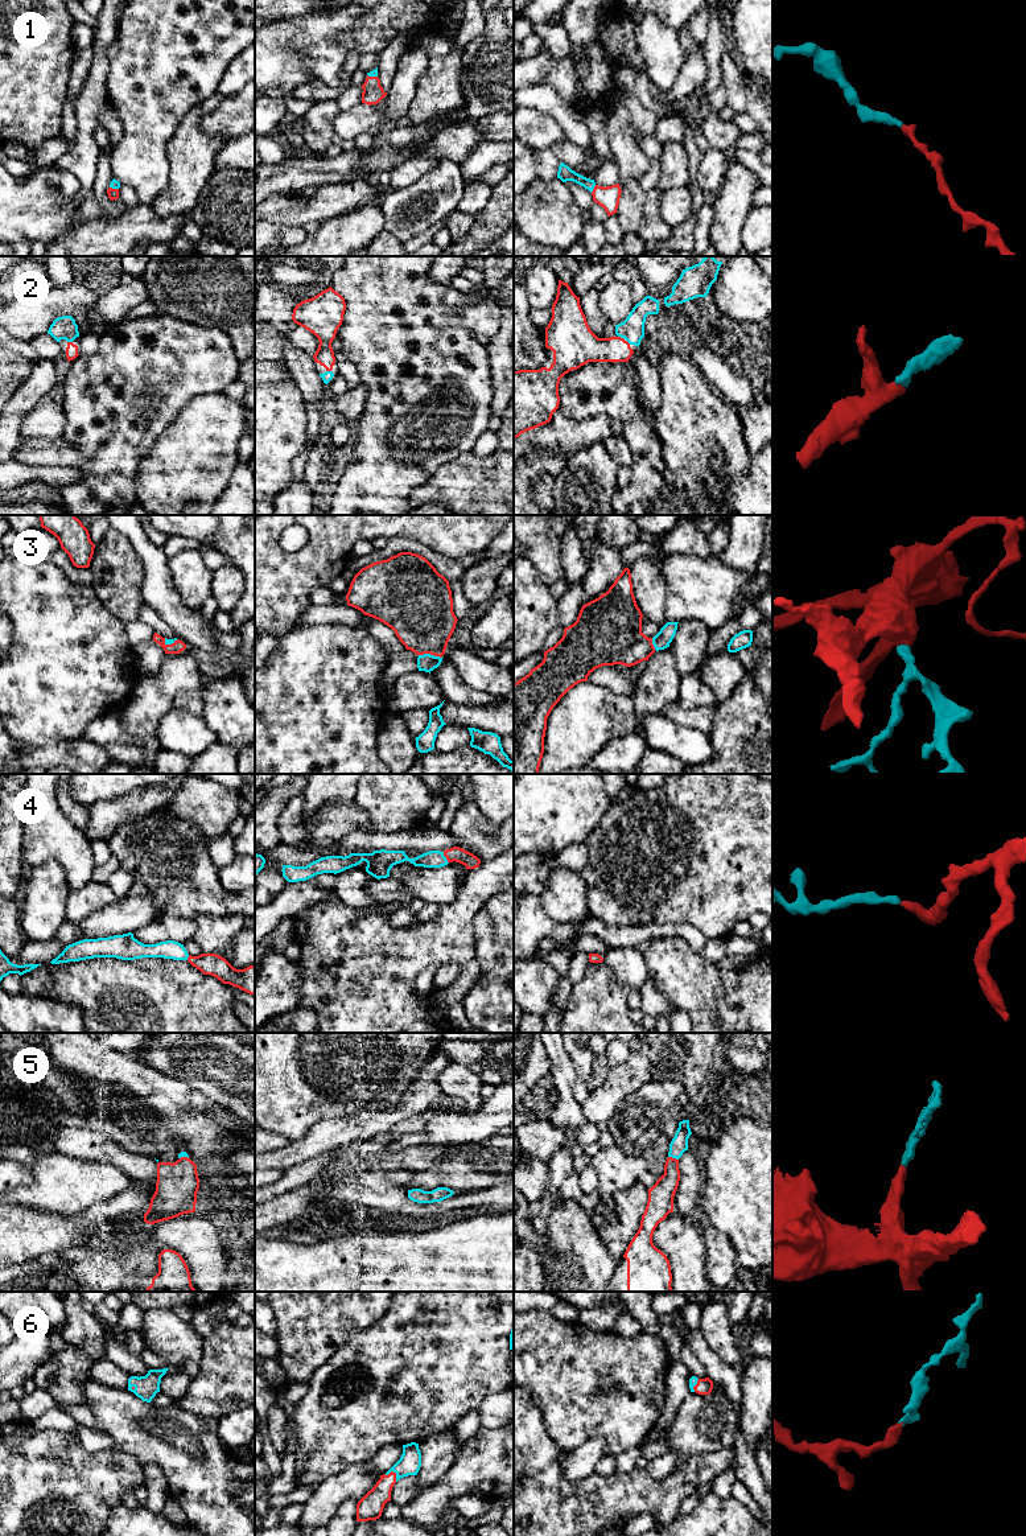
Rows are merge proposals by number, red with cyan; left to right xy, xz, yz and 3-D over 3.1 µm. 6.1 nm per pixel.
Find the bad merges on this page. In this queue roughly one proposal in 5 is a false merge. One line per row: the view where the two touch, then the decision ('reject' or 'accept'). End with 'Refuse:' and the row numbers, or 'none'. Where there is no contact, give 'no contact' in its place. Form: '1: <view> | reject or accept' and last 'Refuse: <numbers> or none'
1: yz | accept
2: xy | accept
3: xz | accept
4: xz | accept
5: yz | accept
6: xz | accept
Refuse: none

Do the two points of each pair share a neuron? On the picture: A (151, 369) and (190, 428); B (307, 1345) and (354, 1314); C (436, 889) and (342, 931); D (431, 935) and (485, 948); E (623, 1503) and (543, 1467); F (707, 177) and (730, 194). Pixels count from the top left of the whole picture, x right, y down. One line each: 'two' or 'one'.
A: two
B: one
C: two
D: two
E: one
F: two

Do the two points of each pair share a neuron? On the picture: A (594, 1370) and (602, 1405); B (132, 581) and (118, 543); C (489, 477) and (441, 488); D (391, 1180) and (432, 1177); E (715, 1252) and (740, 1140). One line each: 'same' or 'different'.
A: same
B: same
C: same
D: different
E: different

